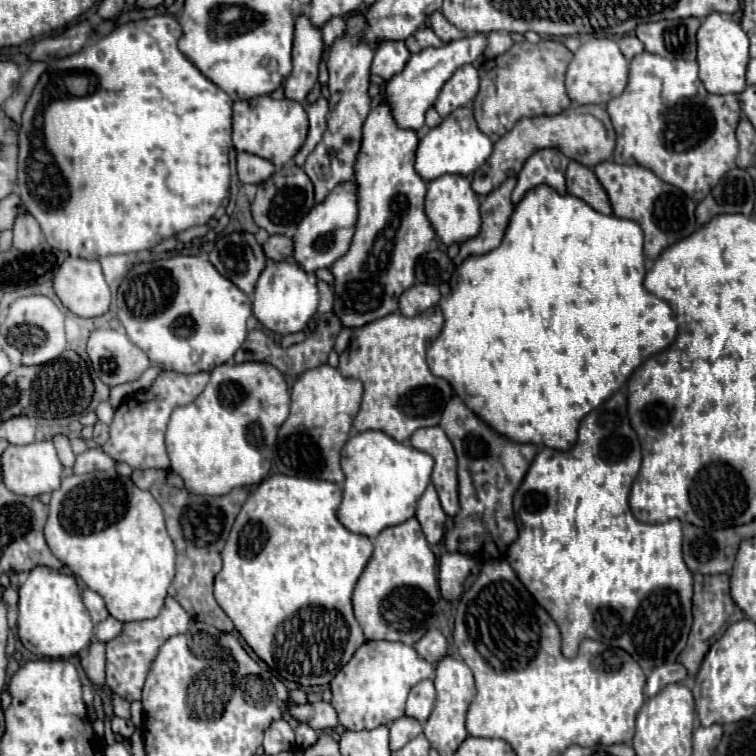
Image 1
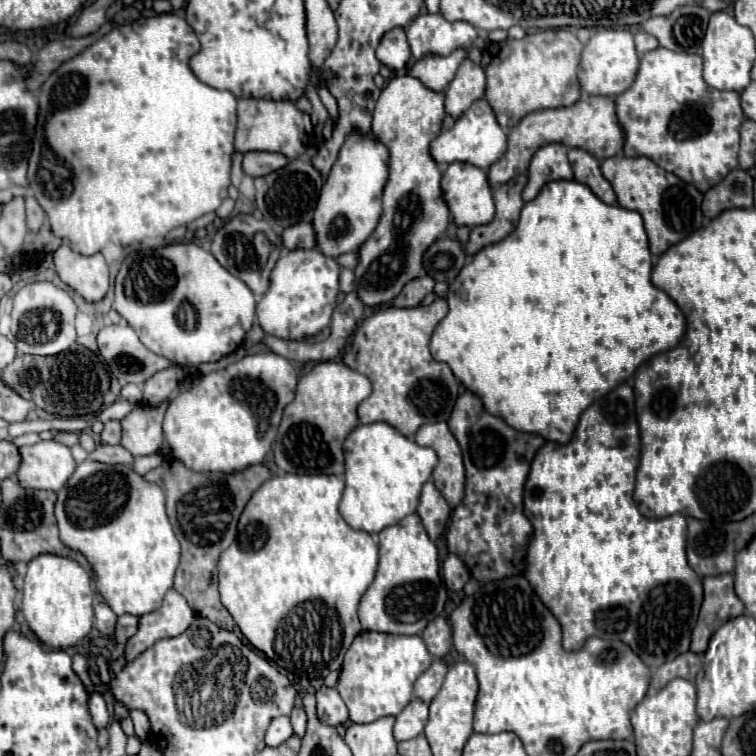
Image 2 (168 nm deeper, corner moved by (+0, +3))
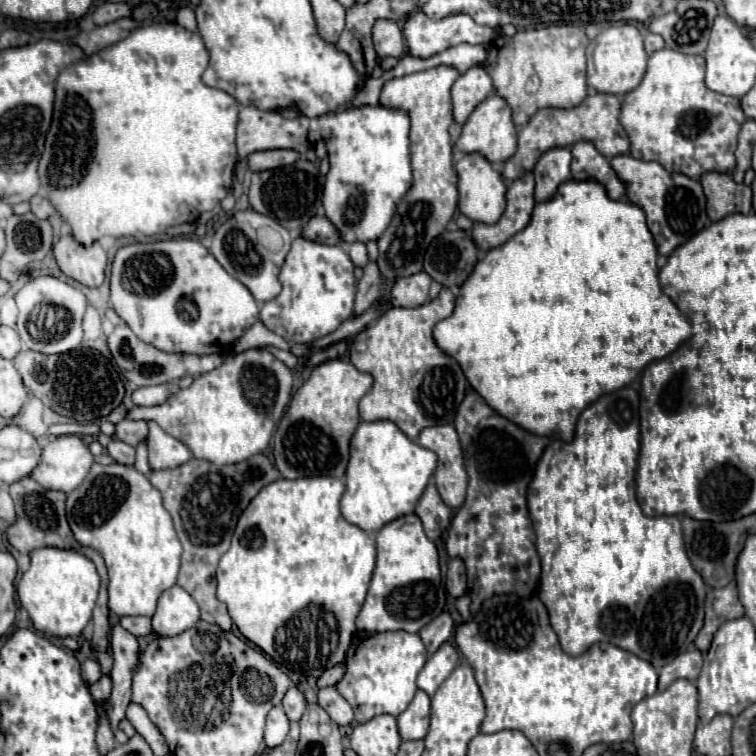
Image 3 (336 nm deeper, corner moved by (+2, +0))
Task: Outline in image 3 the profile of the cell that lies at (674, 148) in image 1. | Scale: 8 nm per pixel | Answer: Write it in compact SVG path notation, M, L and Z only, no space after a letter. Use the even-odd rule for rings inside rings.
M673 49L655 51L647 61L641 83L623 97L619 123L631 139L631 155L661 163L667 171L701 179L703 173L727 173L735 169L737 133L745 115L737 97L713 93L705 87L705 59Z

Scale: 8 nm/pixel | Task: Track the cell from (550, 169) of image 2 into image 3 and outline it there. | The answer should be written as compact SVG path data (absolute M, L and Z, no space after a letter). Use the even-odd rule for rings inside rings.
M567 147L549 149L539 157L533 169L535 201L547 201L549 197L553 197L559 183L571 179L569 163L571 163L571 151Z

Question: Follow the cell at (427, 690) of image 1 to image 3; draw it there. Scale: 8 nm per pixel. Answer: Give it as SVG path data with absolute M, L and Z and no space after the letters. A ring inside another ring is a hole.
M443 643L425 663L417 677L417 687L425 691L429 697L437 691L437 687L449 677L449 673L457 667L459 655L451 643Z

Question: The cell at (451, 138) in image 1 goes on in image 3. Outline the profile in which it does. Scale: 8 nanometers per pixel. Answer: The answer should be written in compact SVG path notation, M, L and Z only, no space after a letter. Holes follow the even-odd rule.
M491 95L489 99L485 99L483 103L479 103L473 111L473 115L469 115L469 119L463 123L463 131L459 135L459 139L453 145L455 153L481 153L485 155L485 159L489 159L491 163L503 163L507 161L515 149L517 149L517 129L511 121L511 109L505 103L505 99Z

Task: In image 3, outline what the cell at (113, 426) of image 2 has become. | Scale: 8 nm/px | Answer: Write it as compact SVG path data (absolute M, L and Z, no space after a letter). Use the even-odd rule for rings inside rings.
M123 419L119 423L115 423L115 433L113 439L129 443L129 445L137 445L139 441L143 441L147 437L147 421L131 421L131 419Z

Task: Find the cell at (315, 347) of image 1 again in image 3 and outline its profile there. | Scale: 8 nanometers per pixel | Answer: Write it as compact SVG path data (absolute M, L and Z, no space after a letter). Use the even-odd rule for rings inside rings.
M367 263L363 267L363 277L357 283L357 295L355 295L355 307L353 307L355 317L365 313L377 301L379 289L381 289L379 269L375 263Z

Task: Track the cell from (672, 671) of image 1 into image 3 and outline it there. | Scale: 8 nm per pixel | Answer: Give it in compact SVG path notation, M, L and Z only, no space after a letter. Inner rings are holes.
M697 649L677 655L677 659L673 659L673 663L669 663L661 669L659 691L665 691L665 687L669 687L669 683L673 683L675 679L695 681L699 677L701 665L703 665L703 655Z

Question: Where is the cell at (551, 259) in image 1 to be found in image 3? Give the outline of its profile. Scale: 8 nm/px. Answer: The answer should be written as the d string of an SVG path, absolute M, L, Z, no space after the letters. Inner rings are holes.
M565 181L557 187L557 193L543 203L537 203L531 215L529 225L513 235L507 243L491 249L481 261L477 261L477 267L473 269L473 275L465 279L465 283L459 289L455 311L451 317L439 321L433 329L433 337L437 347L455 359L459 367L465 371L465 377L469 385L493 407L499 415L505 415L505 419L513 419L519 427L533 431L535 435L555 437L561 441L571 441L575 435L575 423L581 411L599 399L605 393L617 391L625 385L629 385L647 363L657 361L673 353L685 339L691 337L691 325L681 315L681 311L675 307L675 303L661 291L657 281L657 249L653 243L653 235L647 229L645 213L641 207L629 201L613 201L607 197L603 185L595 181Z

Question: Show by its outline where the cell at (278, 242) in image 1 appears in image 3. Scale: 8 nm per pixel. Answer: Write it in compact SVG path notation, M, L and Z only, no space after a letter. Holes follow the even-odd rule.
M327 217L309 219L309 223L303 227L301 235L305 235L305 239L313 239L317 243L327 243L327 245L339 245L341 243L337 229L329 223Z

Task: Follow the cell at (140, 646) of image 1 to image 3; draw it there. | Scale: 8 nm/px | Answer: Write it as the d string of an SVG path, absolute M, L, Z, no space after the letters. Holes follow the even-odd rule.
M179 585L165 591L153 615L153 633L157 637L173 637L191 629L199 621L199 607L193 597Z

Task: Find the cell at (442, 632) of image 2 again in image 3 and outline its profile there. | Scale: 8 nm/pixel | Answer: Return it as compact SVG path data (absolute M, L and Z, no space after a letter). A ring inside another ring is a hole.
M441 613L437 619L433 619L433 623L425 625L421 631L419 631L425 647L427 647L427 653L433 655L445 641L451 639L453 635L453 619L449 617L449 613Z

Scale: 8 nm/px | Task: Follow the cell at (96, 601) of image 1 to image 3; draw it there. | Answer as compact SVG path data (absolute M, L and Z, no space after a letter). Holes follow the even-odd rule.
M113 625L111 651L113 651L113 669L111 669L113 693L107 705L107 717L111 729L115 731L119 727L119 721L125 717L125 709L131 701L131 669L139 657L139 643L121 625Z

